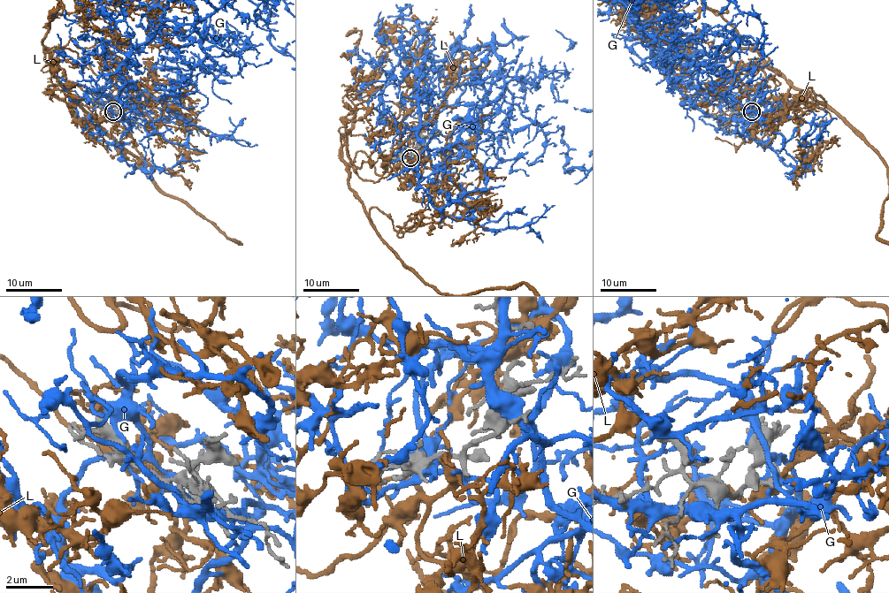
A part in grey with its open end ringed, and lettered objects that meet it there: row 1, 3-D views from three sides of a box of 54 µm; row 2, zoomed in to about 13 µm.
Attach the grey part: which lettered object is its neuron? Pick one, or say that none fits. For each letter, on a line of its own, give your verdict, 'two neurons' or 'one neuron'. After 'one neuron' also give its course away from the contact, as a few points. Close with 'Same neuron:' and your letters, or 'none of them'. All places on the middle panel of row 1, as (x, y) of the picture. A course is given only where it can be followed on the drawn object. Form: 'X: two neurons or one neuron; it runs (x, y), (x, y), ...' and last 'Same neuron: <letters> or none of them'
G: two neurons
L: one neuron; it runs (410, 158), (400, 175), (436, 212), (398, 231), (372, 208), (376, 233), (442, 293), (525, 284)
Same neuron: L

